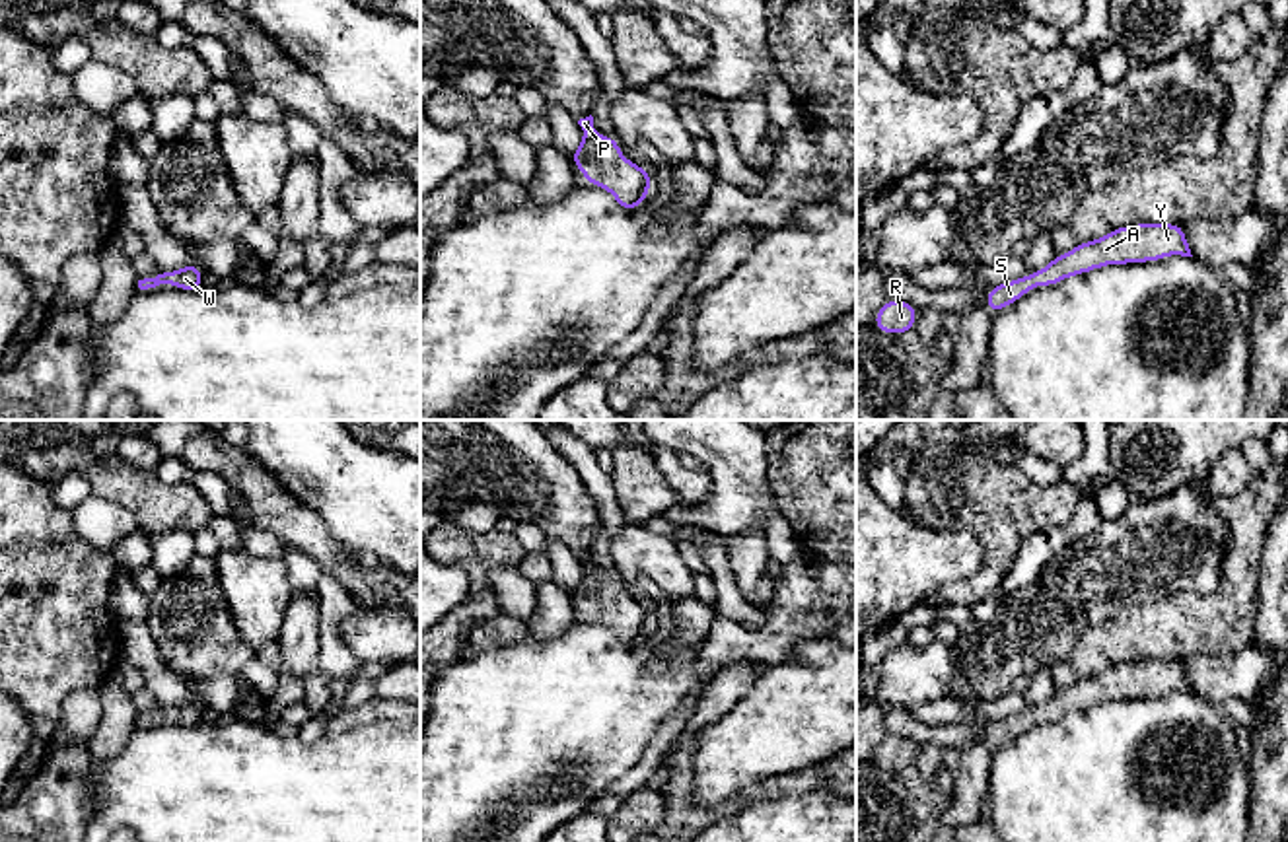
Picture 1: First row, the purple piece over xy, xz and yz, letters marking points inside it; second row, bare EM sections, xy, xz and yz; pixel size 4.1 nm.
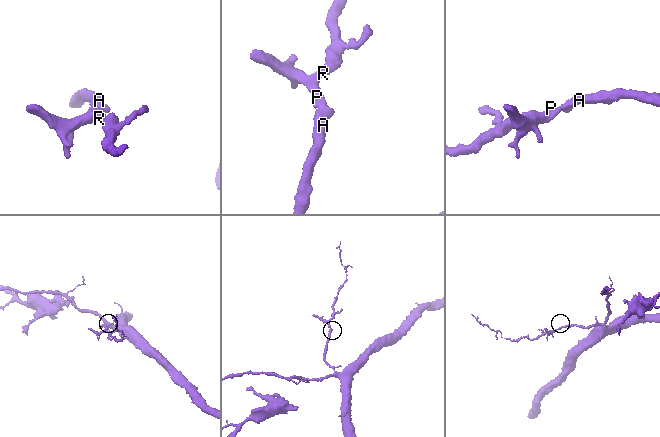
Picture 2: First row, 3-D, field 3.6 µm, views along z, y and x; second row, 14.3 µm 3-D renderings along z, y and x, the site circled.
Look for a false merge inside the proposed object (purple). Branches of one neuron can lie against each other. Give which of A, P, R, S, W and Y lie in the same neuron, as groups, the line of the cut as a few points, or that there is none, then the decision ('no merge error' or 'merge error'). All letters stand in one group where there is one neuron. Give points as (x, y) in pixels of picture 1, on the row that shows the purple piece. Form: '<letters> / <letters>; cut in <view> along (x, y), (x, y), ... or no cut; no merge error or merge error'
A P R S W Y; no cut; no merge error

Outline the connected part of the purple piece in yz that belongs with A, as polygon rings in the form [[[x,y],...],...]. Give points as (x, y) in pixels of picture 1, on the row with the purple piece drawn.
[[[1181,224],[1123,226],[1097,241],[1082,241],[1070,253],[1055,255],[1037,272],[992,286],[984,296],[984,303],[996,315],[1035,286],[1056,286],[1068,276],[1086,274],[1107,264],[1150,263],[1169,255],[1193,257]]]

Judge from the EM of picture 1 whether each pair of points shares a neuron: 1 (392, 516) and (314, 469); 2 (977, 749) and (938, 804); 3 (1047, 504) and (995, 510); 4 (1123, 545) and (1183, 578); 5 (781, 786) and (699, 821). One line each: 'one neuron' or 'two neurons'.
1: one neuron
2: two neurons
3: one neuron
4: one neuron
5: one neuron

